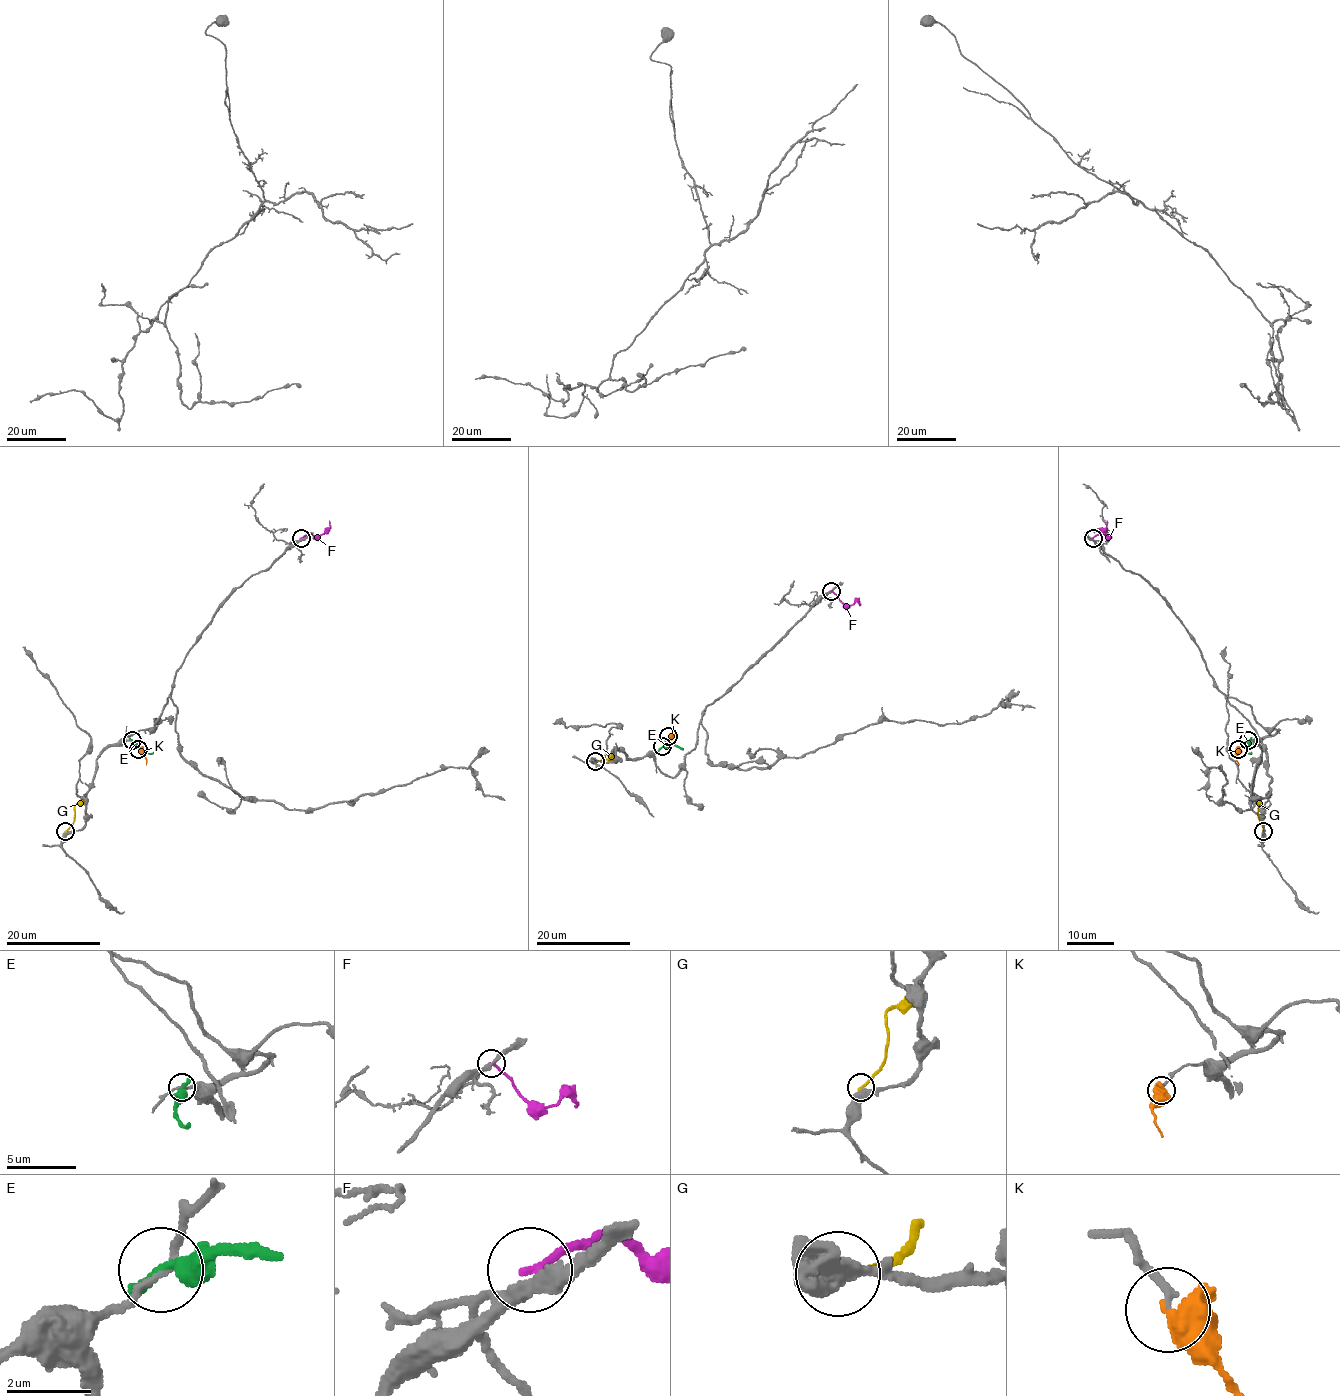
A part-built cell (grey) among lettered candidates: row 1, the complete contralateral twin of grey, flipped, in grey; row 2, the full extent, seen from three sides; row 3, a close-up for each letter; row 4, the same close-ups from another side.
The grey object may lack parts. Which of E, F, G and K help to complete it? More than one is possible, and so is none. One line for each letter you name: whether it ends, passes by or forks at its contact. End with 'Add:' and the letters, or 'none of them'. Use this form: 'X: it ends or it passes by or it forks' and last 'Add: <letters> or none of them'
K: it ends
Add: K

